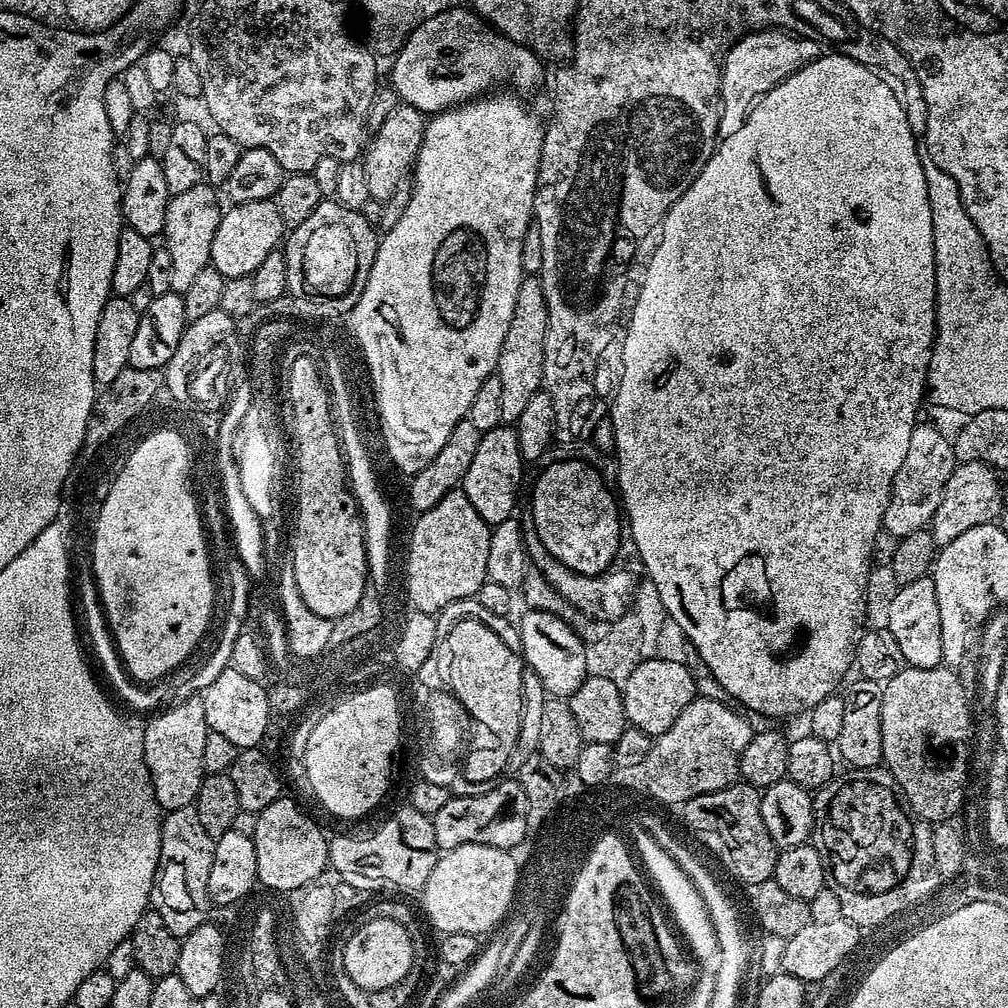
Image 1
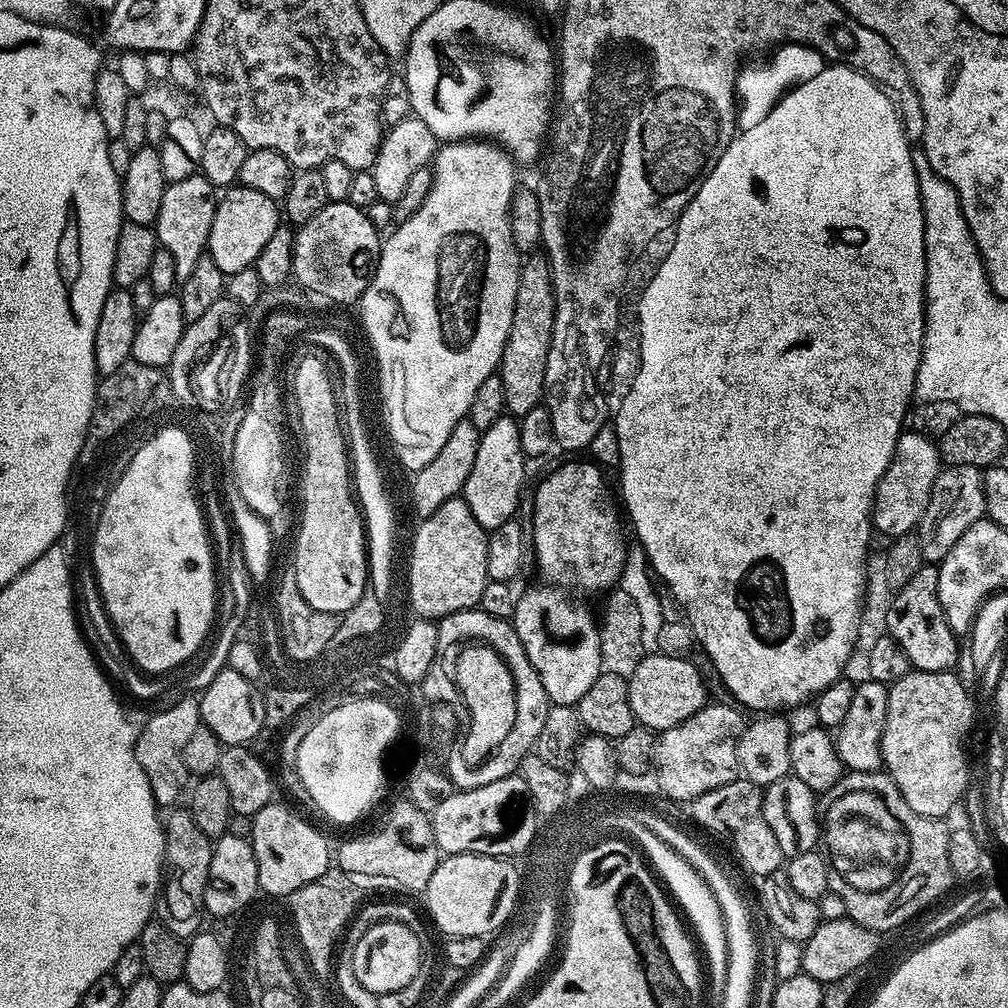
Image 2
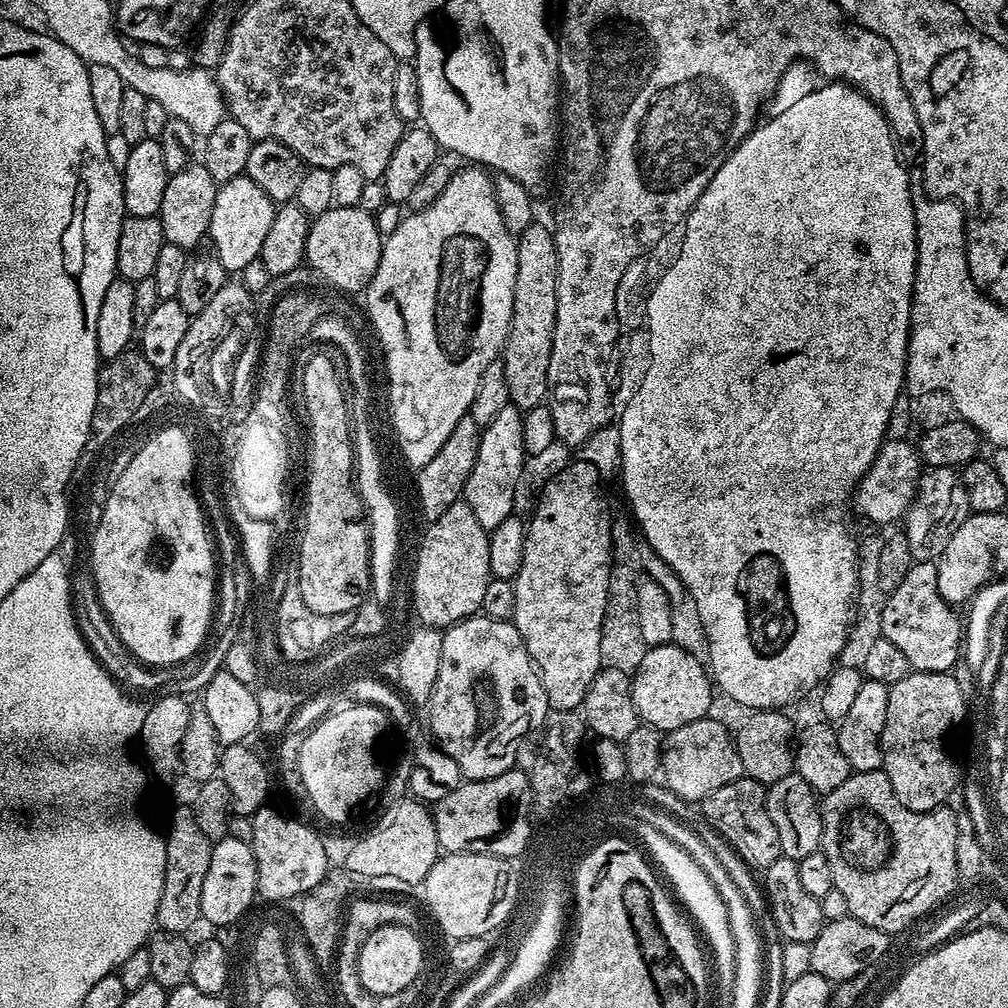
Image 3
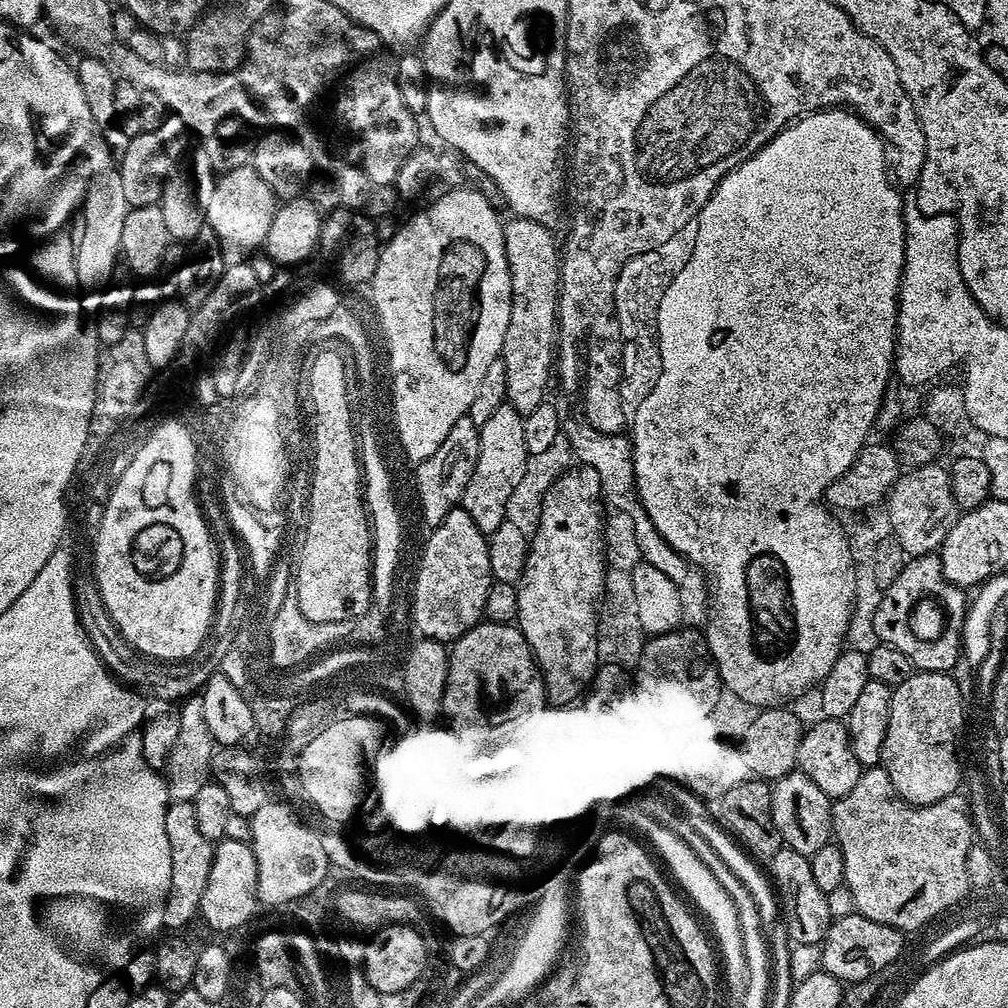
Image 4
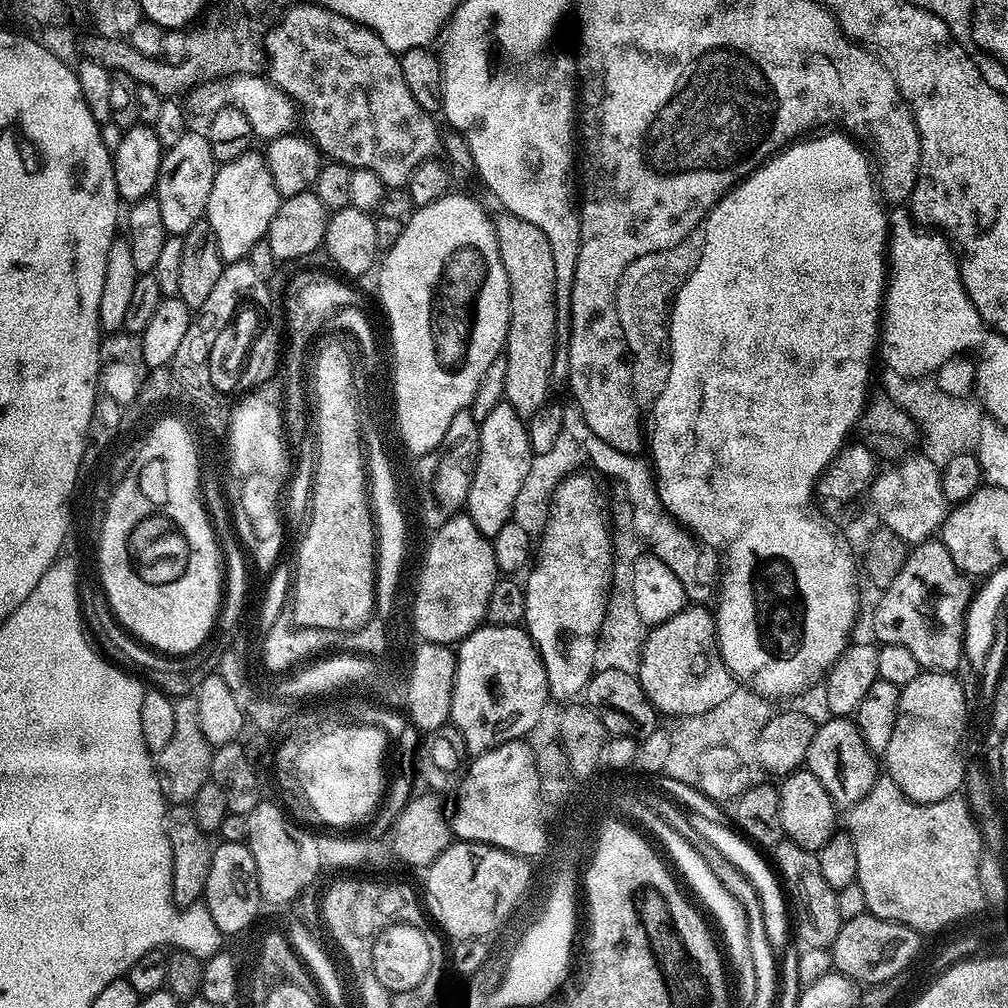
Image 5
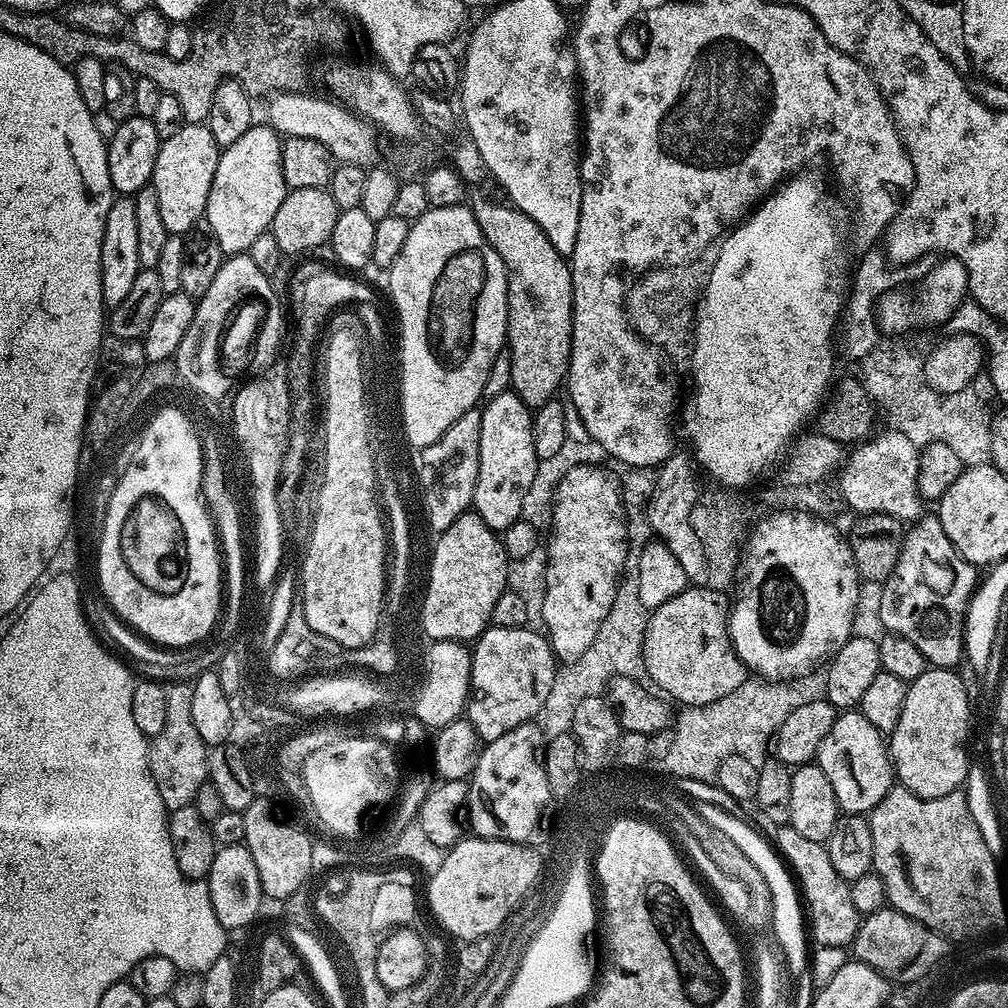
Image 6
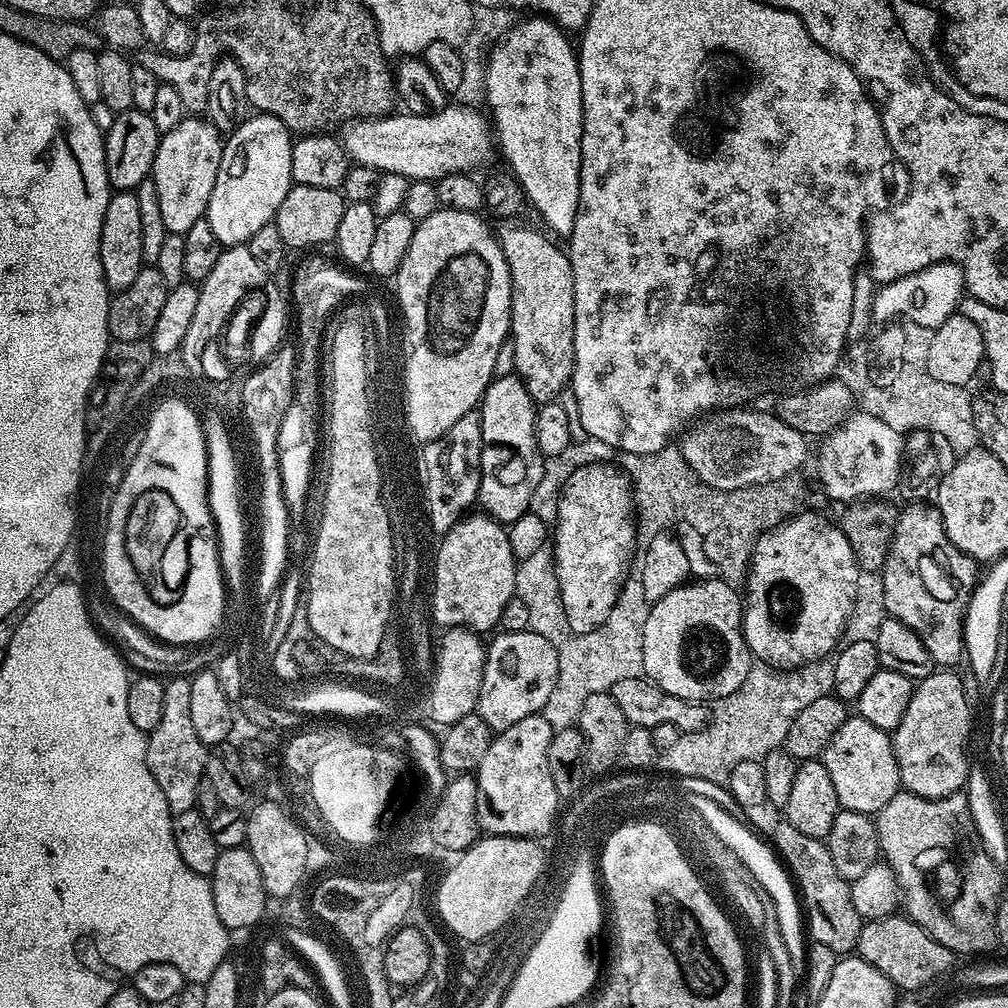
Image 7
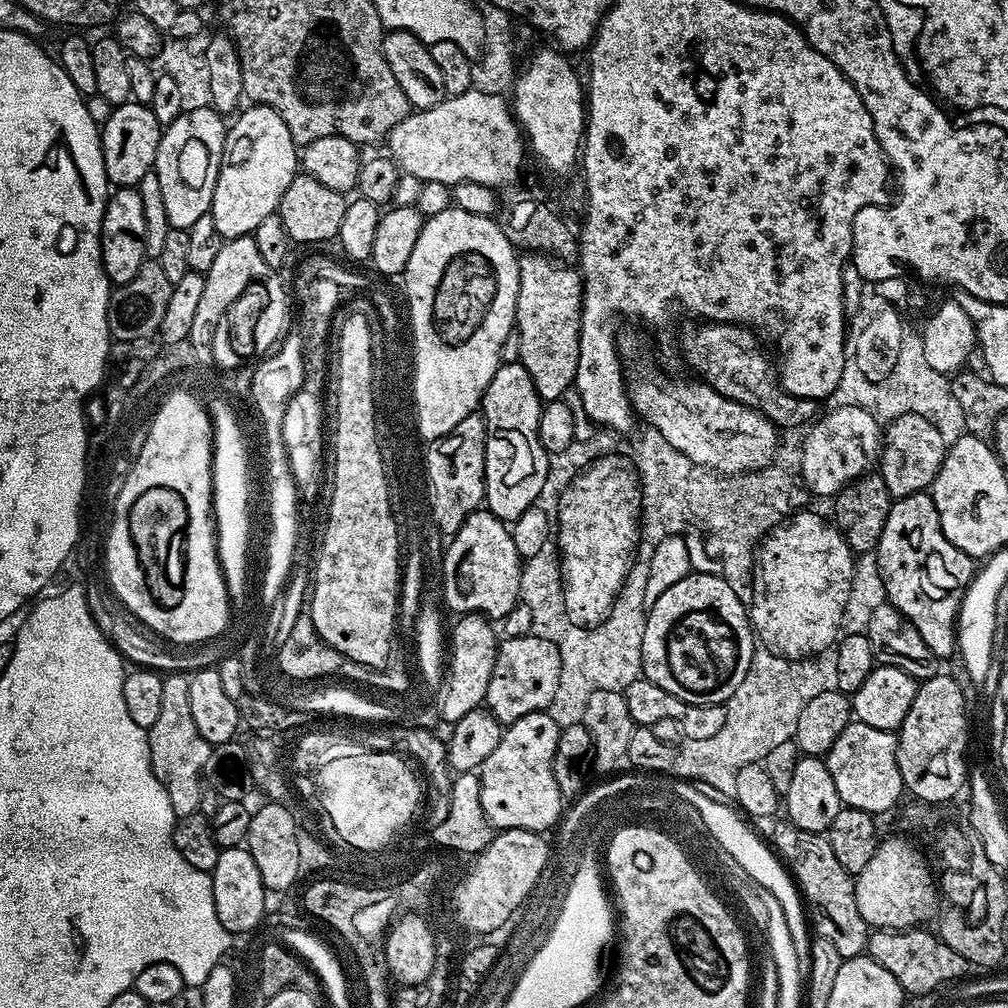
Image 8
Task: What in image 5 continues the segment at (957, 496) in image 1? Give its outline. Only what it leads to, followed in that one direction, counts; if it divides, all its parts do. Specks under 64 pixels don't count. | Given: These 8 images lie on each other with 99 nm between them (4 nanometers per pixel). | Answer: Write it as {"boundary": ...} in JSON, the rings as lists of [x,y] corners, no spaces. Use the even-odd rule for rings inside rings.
{"boundary":[[[912,454],[895,466],[885,468],[888,469],[885,472],[883,469],[873,479],[870,489],[870,503],[879,514],[881,525],[898,534],[898,538],[902,538],[909,546],[935,537],[950,511],[948,499],[942,494],[938,465],[927,460],[923,454]]]}

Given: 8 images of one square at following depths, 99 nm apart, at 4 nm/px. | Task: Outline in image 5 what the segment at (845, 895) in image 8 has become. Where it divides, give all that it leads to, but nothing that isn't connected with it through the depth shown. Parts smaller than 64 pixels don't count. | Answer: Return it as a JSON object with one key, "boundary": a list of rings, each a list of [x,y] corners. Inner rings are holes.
{"boundary":[[[787,838],[778,841],[774,849],[774,868],[782,881],[787,903],[790,905],[790,920],[794,925],[794,940],[800,948],[831,949],[844,919],[838,914],[836,891],[822,878],[822,866],[818,866],[815,852],[798,846]]]}

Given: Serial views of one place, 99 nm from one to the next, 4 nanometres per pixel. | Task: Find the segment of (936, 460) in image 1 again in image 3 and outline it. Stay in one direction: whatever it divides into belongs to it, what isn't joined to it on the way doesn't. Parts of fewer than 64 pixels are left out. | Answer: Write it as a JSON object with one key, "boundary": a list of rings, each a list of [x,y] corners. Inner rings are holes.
{"boundary":[[[885,439],[880,445],[878,454],[866,470],[866,474],[856,483],[850,501],[851,507],[860,516],[873,520],[876,524],[892,524],[903,521],[908,515],[908,508],[912,499],[916,497],[916,485],[920,483],[922,475],[922,461],[915,443],[907,444],[904,440]]]}

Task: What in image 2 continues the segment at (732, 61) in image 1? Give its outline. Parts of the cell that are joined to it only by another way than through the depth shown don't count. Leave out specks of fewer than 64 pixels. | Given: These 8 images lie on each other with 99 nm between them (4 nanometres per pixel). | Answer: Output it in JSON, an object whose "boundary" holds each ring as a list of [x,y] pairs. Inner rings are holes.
{"boundary":[[[786,43],[779,45],[771,53],[769,60],[761,64],[752,64],[749,68],[741,67],[736,77],[736,99],[738,101],[738,124],[741,129],[758,126],[785,93],[792,91],[797,85],[818,78],[826,67],[826,58],[817,48],[809,44]]]}

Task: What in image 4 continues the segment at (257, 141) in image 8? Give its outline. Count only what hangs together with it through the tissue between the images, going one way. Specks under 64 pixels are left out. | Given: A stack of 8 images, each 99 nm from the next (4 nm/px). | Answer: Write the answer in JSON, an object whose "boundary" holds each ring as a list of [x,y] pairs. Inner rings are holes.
{"boundary":[[[251,166],[230,170],[217,179],[206,209],[206,222],[214,234],[218,234],[225,265],[247,261],[263,245],[266,234],[270,234],[270,222],[274,222],[277,207],[276,195]]]}

